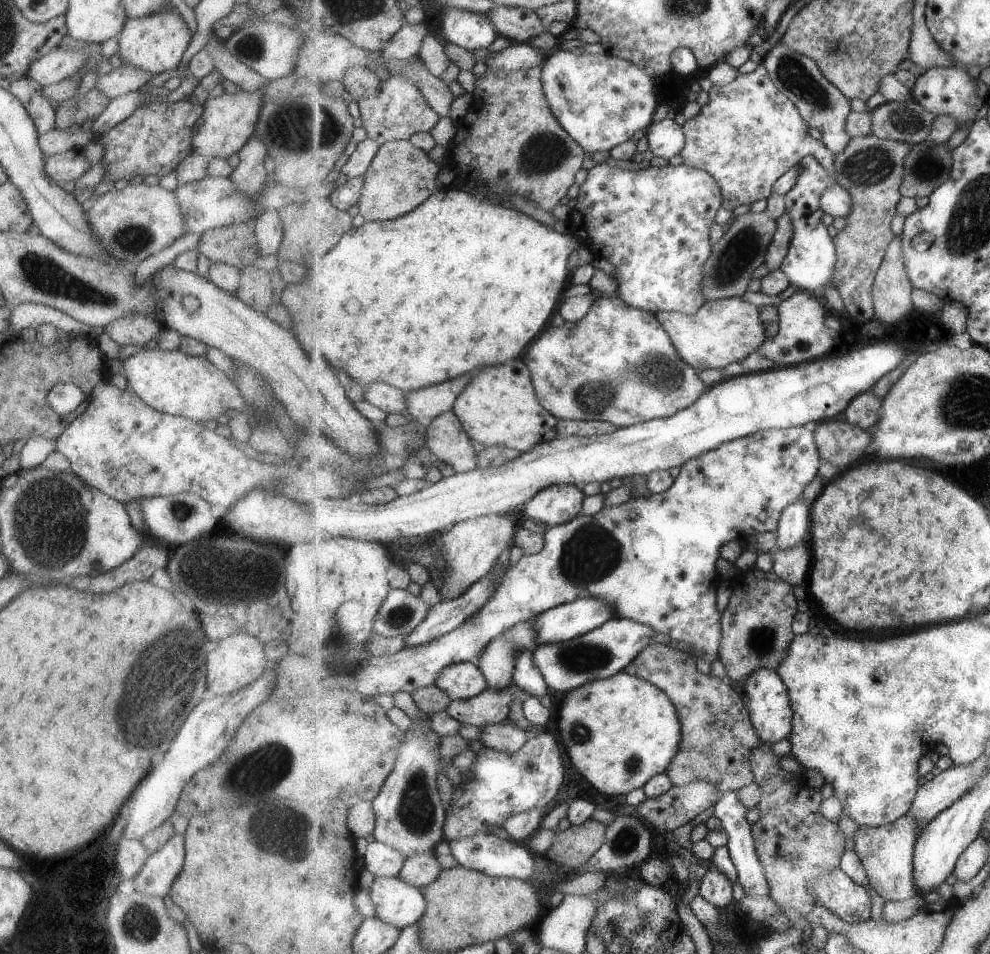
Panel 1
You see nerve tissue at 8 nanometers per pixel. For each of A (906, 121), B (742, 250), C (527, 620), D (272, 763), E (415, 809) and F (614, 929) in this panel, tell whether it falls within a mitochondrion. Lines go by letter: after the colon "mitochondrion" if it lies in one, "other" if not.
A: mitochondrion
B: mitochondrion
C: other
D: mitochondrion
E: mitochondrion
F: other

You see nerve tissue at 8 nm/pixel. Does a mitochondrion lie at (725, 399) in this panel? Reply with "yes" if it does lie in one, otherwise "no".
no

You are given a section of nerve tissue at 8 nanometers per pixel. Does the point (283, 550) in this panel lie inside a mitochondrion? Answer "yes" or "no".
no

